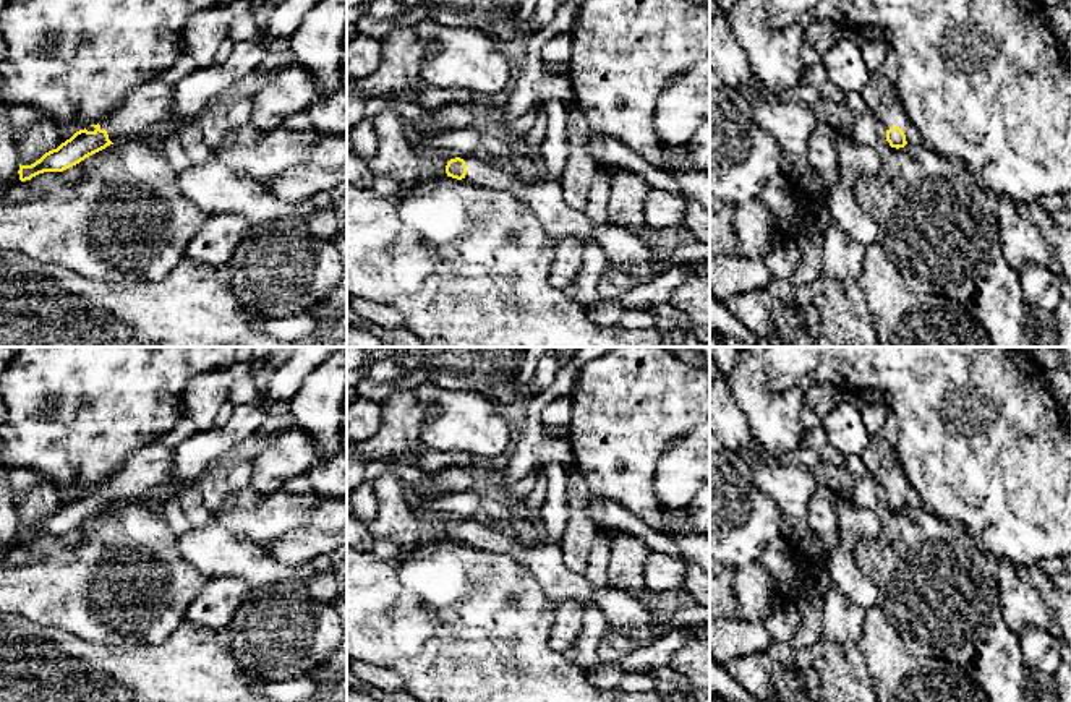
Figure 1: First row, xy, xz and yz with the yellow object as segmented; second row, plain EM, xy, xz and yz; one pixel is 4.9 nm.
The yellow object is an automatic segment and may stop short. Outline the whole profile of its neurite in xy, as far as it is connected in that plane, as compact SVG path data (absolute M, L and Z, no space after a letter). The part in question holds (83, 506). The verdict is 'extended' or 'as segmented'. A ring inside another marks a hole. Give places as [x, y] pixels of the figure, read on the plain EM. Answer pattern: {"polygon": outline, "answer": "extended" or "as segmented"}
{"polygon": "M151 443L130 454L123 467L105 482L105 491L79 493L57 512L45 516L31 529L19 527L19 543L26 545L44 535L63 535L110 507L138 503L151 493L181 491L196 482L177 477L172 465L172 449Z", "answer": "extended"}

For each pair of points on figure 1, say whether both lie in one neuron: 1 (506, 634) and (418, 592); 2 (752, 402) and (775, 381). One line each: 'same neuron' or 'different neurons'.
1: same neuron
2: different neurons

